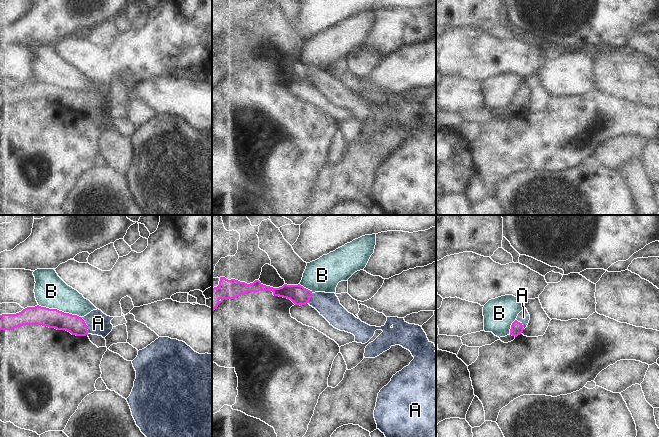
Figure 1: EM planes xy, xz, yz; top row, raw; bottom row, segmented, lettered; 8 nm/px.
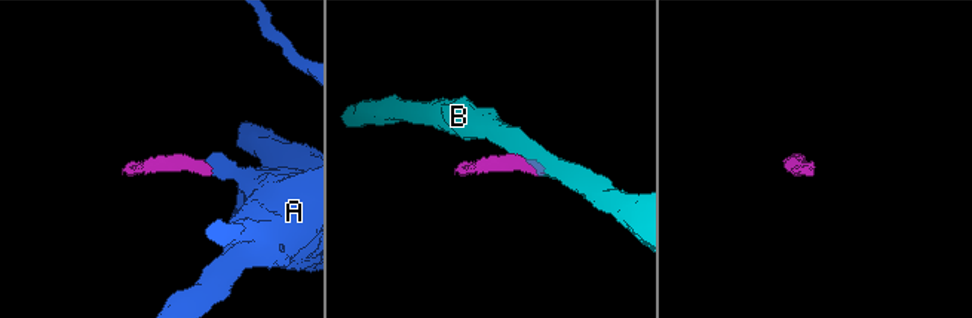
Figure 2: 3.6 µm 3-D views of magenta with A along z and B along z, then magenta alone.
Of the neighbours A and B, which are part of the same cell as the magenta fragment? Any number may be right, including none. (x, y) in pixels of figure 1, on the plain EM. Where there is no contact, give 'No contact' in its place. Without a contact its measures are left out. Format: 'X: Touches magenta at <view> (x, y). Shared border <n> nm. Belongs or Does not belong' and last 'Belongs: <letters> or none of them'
A: Touches magenta at xy (86, 101). Shared border 150 nm. Belongs
B: Touches magenta at xy (60, 87). Shared border 360 nm. Does not belong
Belongs: A

